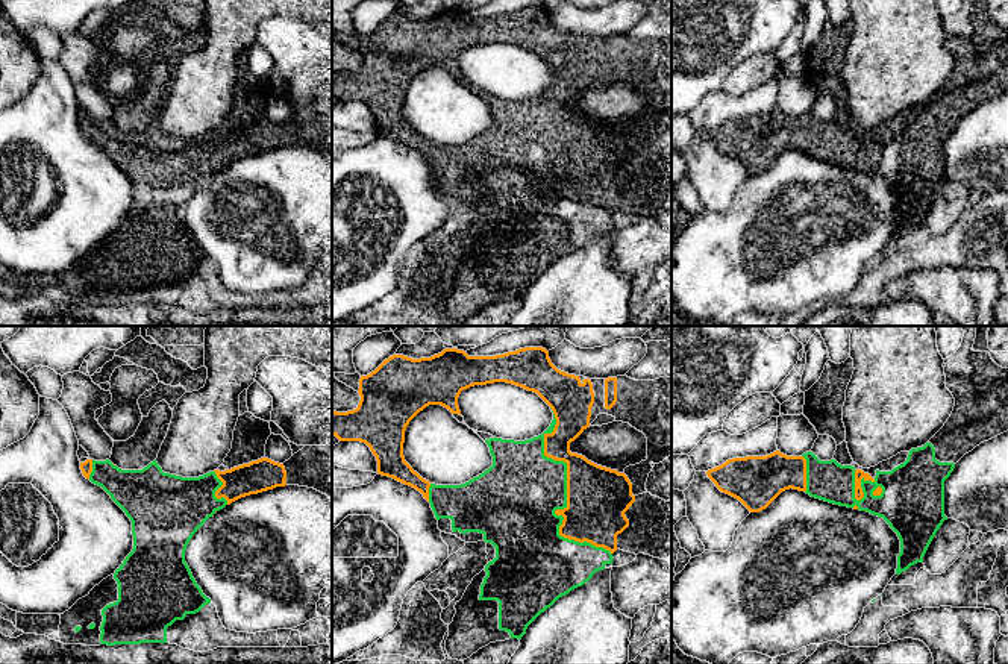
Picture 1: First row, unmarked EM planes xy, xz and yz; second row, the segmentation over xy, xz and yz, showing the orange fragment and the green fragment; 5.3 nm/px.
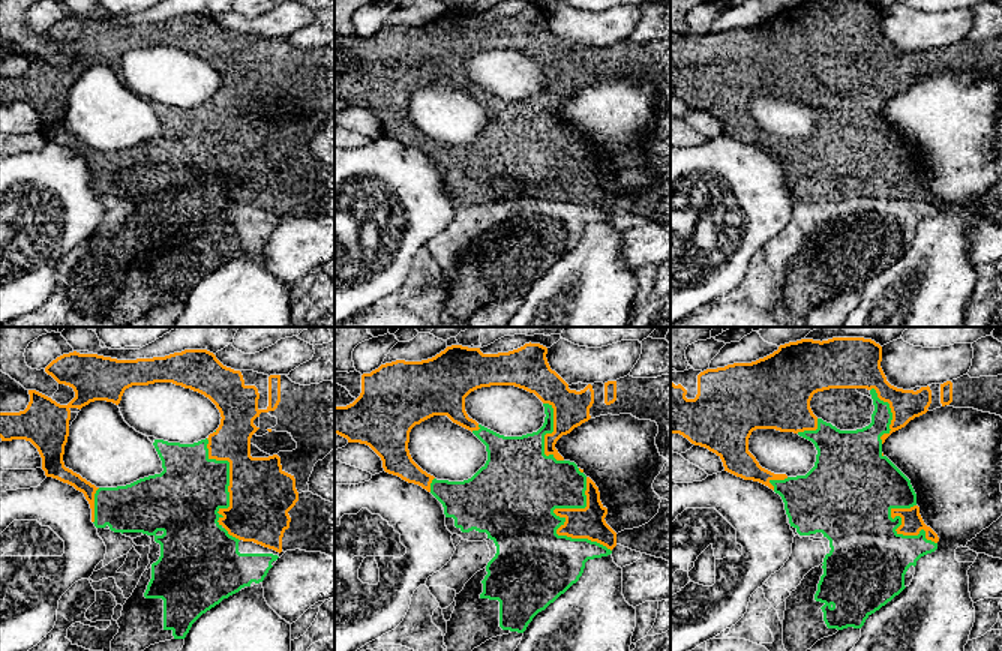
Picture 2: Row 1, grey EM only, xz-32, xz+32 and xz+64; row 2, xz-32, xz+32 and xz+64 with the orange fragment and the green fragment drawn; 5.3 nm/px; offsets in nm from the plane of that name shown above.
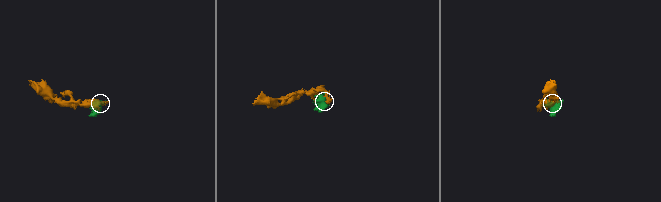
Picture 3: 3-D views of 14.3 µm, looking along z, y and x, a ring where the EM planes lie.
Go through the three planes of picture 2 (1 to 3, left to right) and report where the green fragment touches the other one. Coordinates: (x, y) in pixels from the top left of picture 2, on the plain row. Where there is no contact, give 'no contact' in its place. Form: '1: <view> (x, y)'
1: xz-32 (228, 150)
2: xz+32 (563, 180)
3: xz+64 (905, 198)

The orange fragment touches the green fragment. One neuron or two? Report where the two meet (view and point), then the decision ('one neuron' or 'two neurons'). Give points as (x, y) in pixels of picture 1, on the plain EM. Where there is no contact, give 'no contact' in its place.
contact xz (567, 153); one neuron

